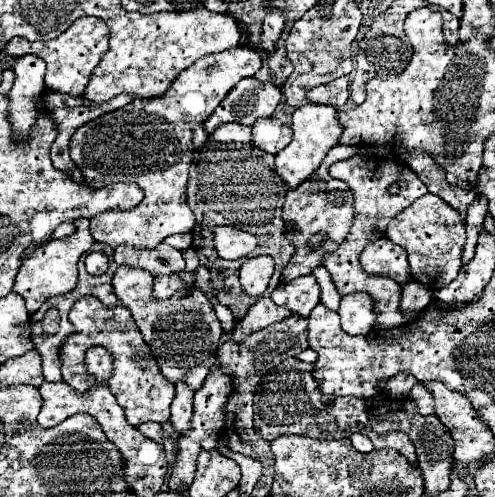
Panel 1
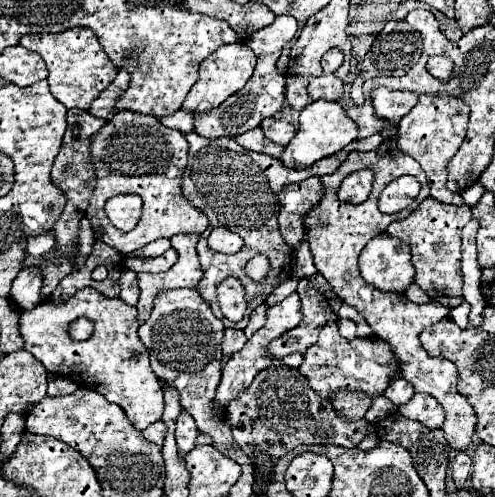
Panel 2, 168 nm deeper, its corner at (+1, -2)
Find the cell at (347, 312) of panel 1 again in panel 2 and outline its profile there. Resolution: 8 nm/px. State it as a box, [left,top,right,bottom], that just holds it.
[337,318,357,340]

